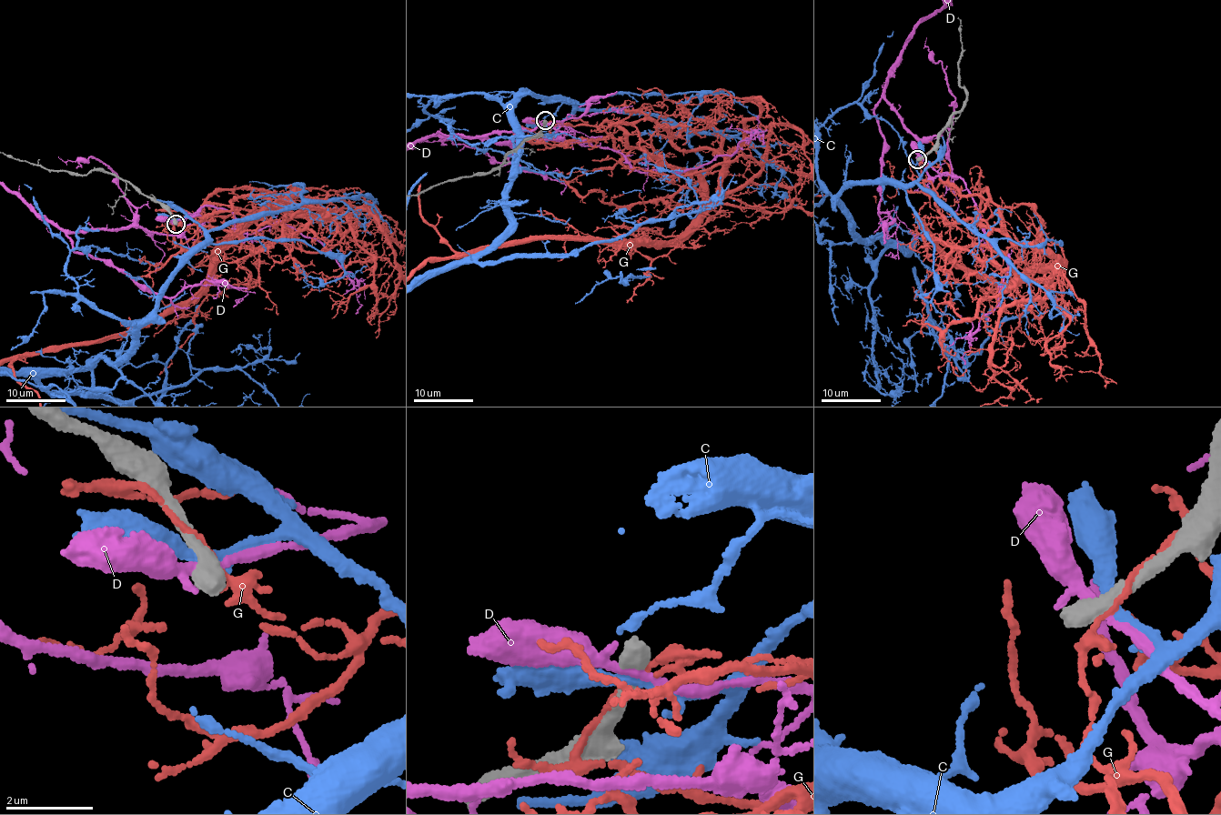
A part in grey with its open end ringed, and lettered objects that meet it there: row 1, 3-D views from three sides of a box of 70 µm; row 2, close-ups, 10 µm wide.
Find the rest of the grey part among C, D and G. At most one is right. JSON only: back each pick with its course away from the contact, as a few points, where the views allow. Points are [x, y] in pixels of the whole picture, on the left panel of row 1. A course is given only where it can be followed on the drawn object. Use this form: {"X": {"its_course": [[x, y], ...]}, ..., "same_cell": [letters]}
{"same_cell": []}

